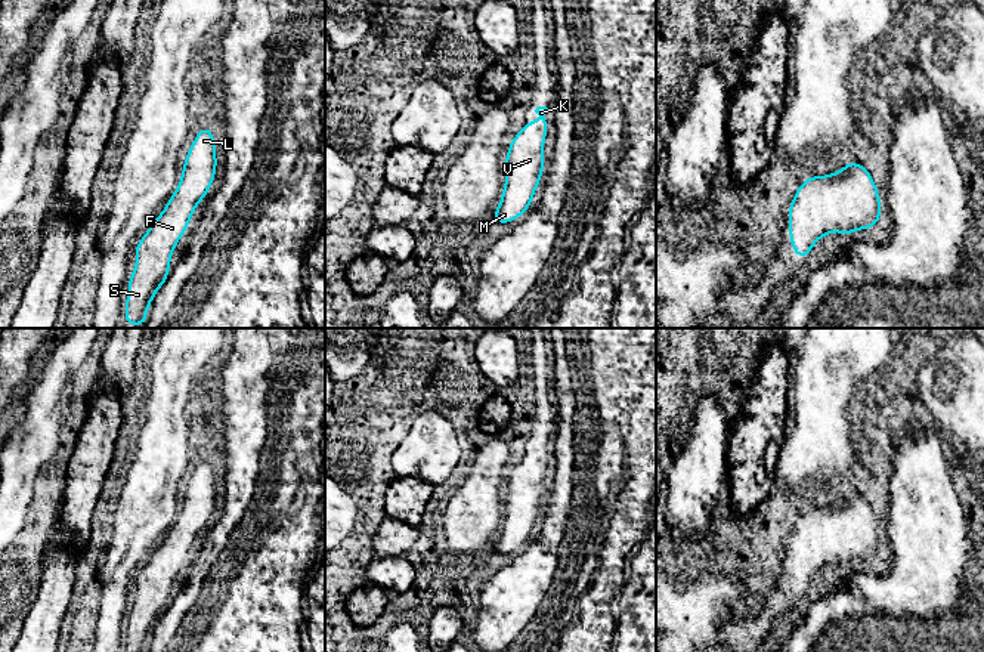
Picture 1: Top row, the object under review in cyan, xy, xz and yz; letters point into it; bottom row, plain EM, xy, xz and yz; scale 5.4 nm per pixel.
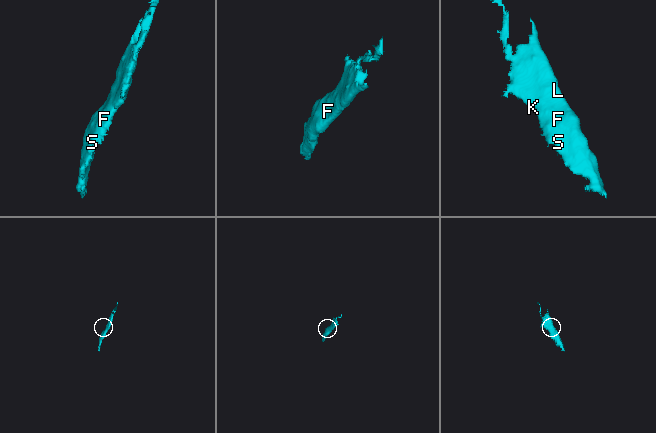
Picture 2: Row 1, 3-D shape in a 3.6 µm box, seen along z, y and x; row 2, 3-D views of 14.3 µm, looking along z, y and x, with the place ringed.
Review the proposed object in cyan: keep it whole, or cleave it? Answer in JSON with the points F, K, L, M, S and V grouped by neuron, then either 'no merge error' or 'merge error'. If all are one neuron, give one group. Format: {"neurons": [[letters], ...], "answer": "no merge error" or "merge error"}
{"neurons": [["F", "K", "L", "M", "S", "V"]], "answer": "no merge error"}

